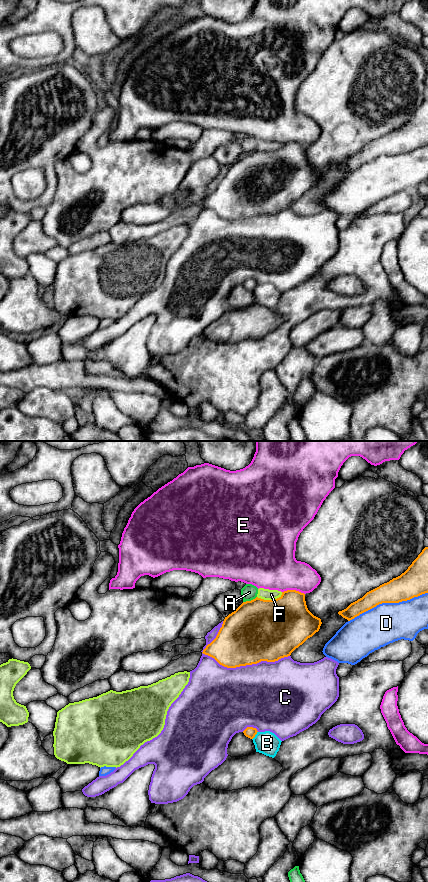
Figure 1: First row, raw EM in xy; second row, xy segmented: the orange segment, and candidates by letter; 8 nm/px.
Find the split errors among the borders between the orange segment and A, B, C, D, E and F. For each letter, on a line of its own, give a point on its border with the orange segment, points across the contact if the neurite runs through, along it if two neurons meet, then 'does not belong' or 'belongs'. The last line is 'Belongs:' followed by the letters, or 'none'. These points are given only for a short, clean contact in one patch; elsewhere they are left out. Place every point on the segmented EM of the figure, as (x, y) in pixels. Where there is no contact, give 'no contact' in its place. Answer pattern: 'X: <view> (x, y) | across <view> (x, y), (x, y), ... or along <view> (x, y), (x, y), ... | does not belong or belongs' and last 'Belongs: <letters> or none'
A: xy (249, 601) | along xy (256, 596), (243, 602) | does not belong
B: xy (255, 734) | does not belong
C: xy (245, 665) | does not belong
D: xy (387, 602) | does not belong
E: xy (293, 590) | does not belong
F: xy (270, 600) | does not belong
Belongs: none

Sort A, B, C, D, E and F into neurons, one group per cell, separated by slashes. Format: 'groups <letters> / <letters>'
groups A / B / C / D / E / F

